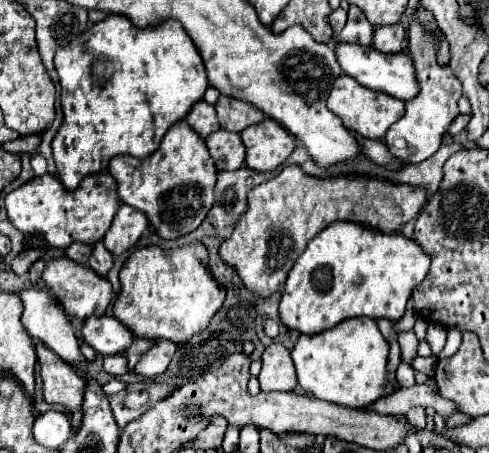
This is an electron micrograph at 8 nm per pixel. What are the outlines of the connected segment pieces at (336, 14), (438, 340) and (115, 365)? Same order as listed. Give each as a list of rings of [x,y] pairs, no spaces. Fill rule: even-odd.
[[[336,9],[336,11],[332,11],[332,15],[330,15],[330,23],[332,23],[334,35],[336,35],[338,31],[342,31],[342,27],[346,25],[346,19],[348,19],[348,15],[346,15],[344,9]]]
[[[430,323],[428,333],[426,333],[426,341],[432,347],[434,355],[438,355],[446,343],[446,327],[442,327],[440,323]]]
[[[106,355],[104,357],[104,369],[106,369],[106,373],[110,373],[110,375],[124,375],[126,371],[128,371],[128,367],[126,367],[126,357],[124,355]]]

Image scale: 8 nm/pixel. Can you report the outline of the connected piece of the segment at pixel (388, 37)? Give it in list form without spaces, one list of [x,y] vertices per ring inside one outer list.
[[[396,23],[394,27],[378,27],[378,31],[374,31],[374,43],[372,47],[380,53],[400,53],[404,49],[404,27],[400,23]]]

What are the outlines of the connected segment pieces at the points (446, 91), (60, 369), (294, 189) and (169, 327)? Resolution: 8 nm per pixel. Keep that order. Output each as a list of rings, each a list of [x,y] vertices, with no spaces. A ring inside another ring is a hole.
[[[414,19],[410,27],[408,55],[416,63],[416,75],[422,91],[414,99],[410,99],[410,103],[406,103],[404,117],[396,121],[386,133],[386,147],[394,157],[406,163],[422,163],[438,151],[450,123],[458,117],[458,99],[462,95],[462,85],[448,67],[442,67],[436,61],[436,41],[424,33],[424,27],[418,23],[418,19]]]
[[[38,343],[36,355],[40,363],[40,375],[44,381],[44,401],[64,405],[68,411],[72,411],[72,425],[78,425],[78,421],[82,421],[80,407],[82,391],[86,387],[84,379],[46,345]]]
[[[290,165],[284,167],[284,171],[278,177],[264,181],[248,191],[248,209],[242,215],[242,219],[236,223],[232,235],[226,241],[222,241],[220,257],[226,265],[236,269],[238,277],[242,279],[248,291],[266,299],[272,293],[282,291],[284,281],[298,255],[306,249],[306,243],[330,223],[350,221],[364,227],[368,225],[380,233],[400,233],[402,227],[420,213],[424,203],[426,203],[426,195],[422,195],[422,191],[410,191],[410,187],[394,187],[384,179],[362,179],[362,177],[316,179],[316,177],[308,177],[298,165]]]
[[[190,243],[180,249],[162,251],[160,247],[144,247],[130,255],[130,259],[120,269],[120,295],[114,301],[114,317],[122,321],[134,337],[144,339],[164,339],[176,345],[186,343],[194,333],[208,327],[212,315],[224,303],[224,287],[212,277],[208,269],[208,253],[202,243]]]

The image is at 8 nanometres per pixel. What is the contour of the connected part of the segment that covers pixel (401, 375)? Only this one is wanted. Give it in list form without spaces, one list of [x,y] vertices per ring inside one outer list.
[[[403,361],[400,362],[396,371],[396,379],[401,387],[411,387],[416,383],[414,371]]]

